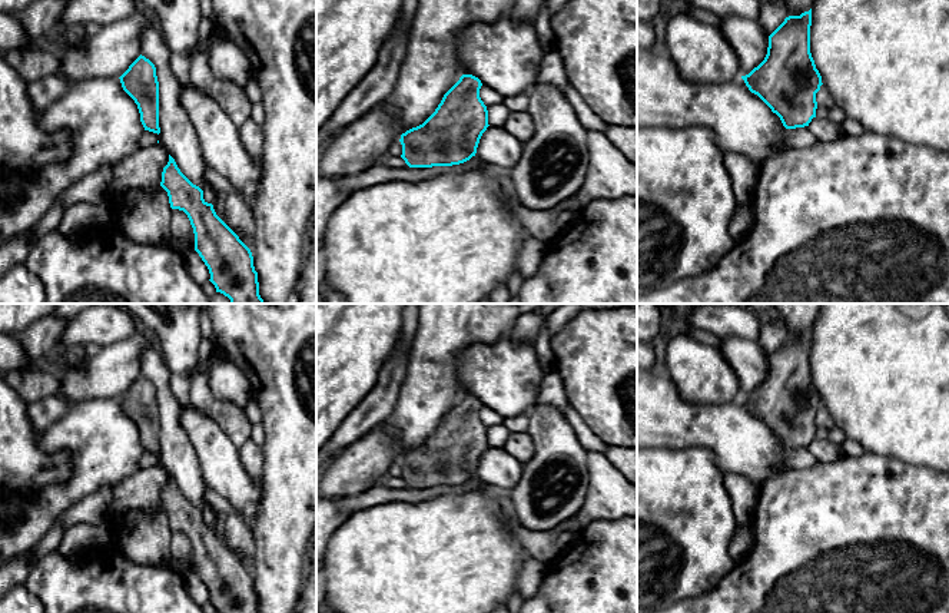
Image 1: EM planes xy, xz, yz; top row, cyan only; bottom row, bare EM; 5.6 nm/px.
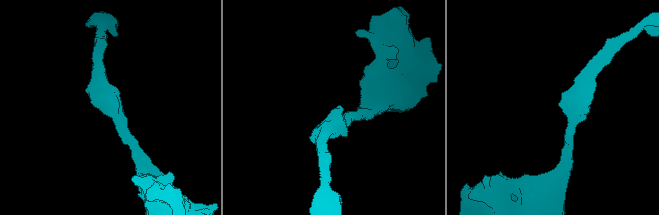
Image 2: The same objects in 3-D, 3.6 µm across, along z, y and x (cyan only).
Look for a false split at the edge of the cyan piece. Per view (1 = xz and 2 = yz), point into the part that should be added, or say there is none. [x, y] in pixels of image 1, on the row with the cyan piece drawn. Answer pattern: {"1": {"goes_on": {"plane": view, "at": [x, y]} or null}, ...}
{"1": {"goes_on": null}, "2": {"goes_on": null}}

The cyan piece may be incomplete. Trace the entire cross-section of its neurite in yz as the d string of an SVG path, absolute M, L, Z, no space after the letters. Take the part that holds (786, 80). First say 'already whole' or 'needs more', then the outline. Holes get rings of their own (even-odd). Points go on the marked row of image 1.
already whole; M812 9L786 17L769 36L764 60L741 76L786 129L809 126L816 117L816 93L823 83L810 53L810 26Z

